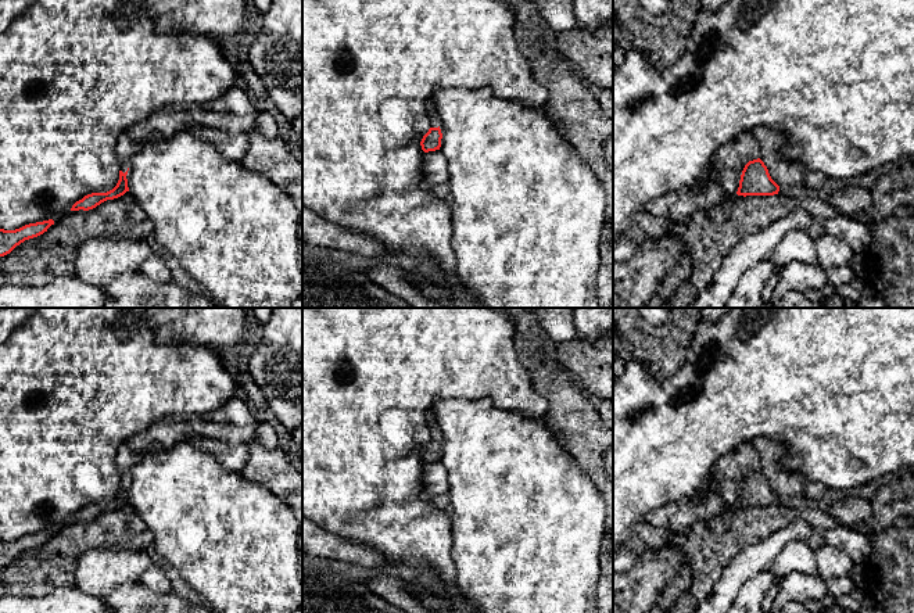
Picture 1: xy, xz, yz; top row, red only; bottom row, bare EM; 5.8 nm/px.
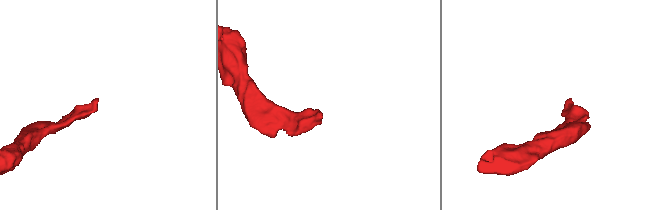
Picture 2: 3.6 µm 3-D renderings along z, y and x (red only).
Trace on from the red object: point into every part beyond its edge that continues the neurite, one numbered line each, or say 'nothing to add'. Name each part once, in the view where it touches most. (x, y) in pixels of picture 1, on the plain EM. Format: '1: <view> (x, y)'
1: yz (730, 470)

